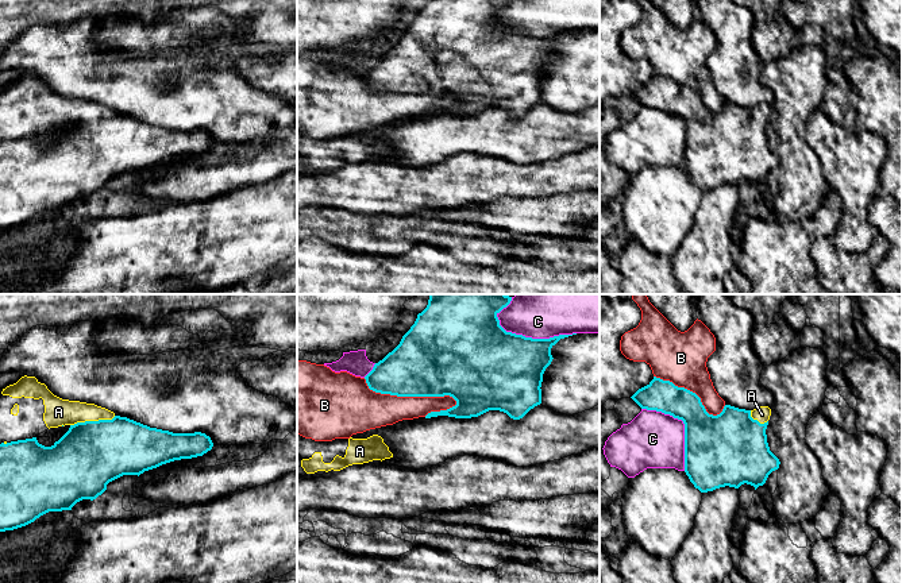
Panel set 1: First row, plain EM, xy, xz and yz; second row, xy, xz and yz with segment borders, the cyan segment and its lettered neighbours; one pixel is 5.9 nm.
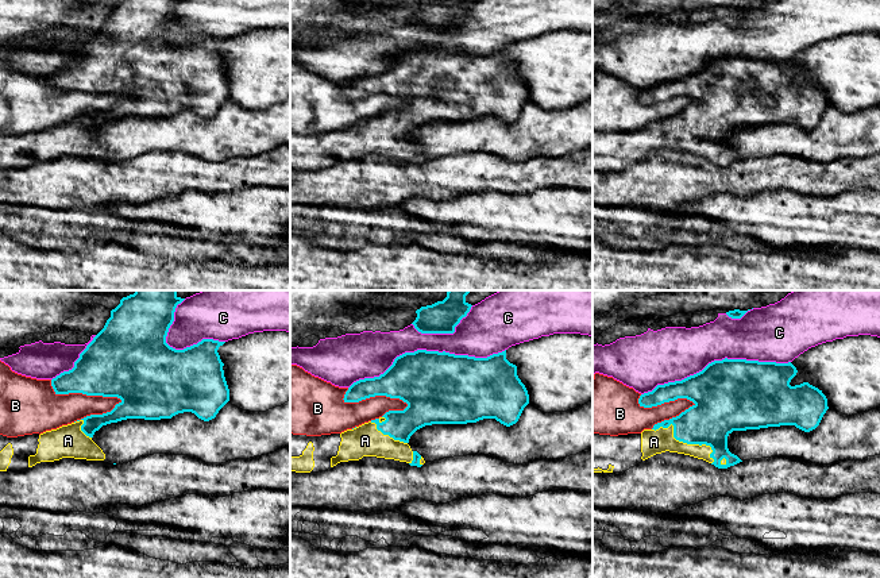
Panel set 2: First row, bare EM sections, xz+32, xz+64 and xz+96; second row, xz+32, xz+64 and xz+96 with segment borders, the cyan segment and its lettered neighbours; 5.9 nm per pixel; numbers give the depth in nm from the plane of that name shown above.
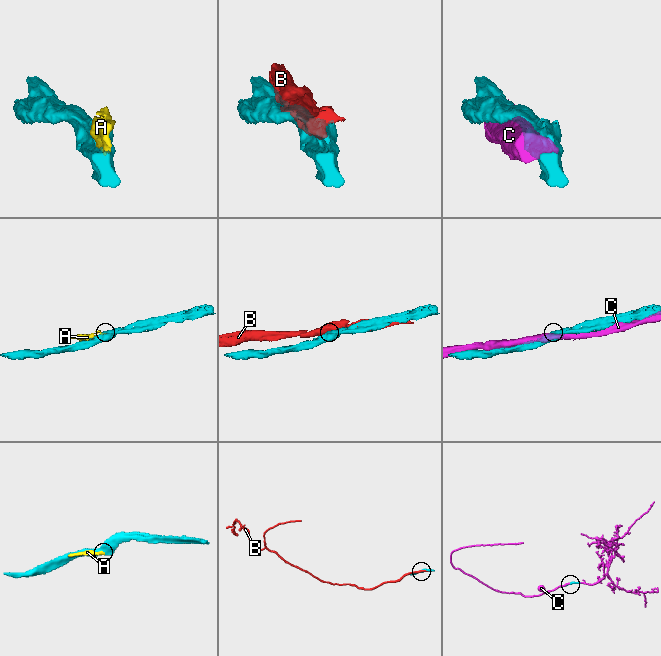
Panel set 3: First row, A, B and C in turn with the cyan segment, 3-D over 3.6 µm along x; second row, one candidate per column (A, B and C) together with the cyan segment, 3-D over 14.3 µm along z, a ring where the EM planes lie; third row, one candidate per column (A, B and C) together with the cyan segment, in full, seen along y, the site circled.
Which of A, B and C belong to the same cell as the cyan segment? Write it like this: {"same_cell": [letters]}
{"same_cell": ["A"]}

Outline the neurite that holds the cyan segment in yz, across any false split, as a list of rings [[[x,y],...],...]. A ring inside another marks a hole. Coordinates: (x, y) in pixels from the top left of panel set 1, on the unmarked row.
[[[654,77],[631,94],[641,107],[656,108],[682,117],[685,121],[685,170],[701,190],[720,185],[739,186],[747,181],[763,184],[768,173],[779,166],[779,157],[770,148],[766,127],[771,113],[768,104],[753,108],[725,103],[717,113],[709,112],[701,96],[670,78]]]

